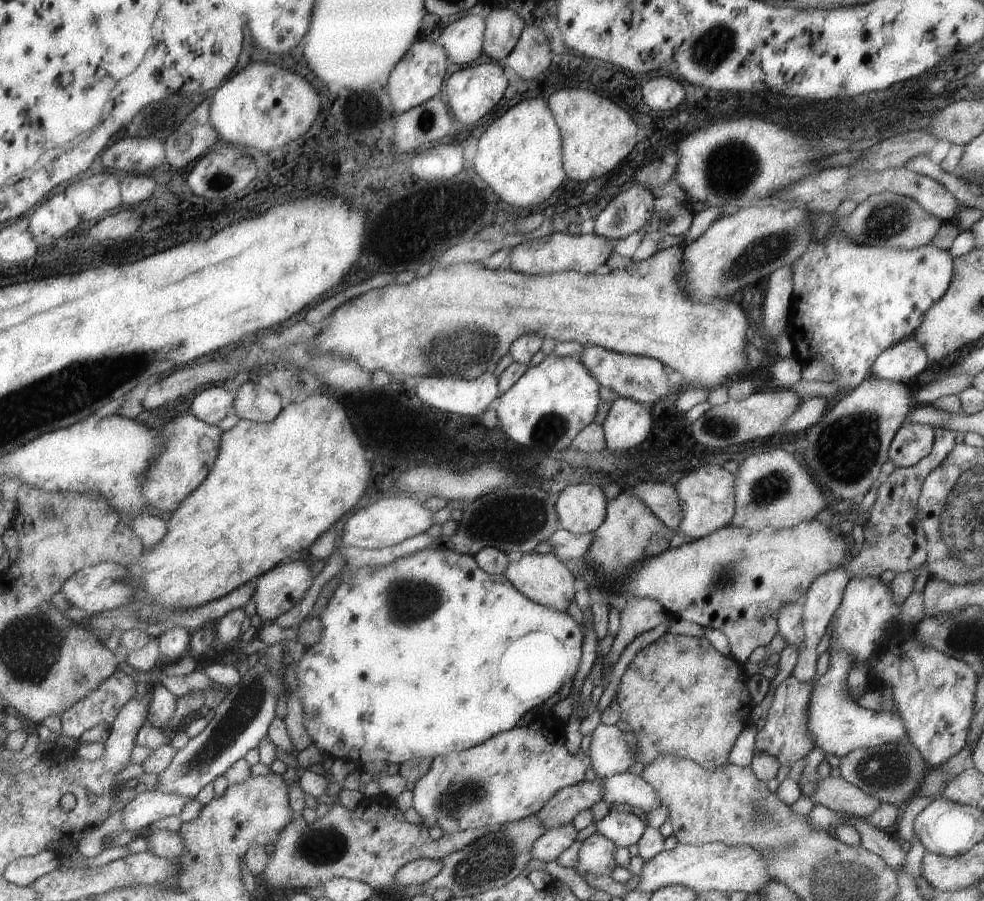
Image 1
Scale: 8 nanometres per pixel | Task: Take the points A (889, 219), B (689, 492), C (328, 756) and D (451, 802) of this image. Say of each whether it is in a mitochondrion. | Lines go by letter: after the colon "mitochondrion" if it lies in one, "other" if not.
A: mitochondrion
B: other
C: other
D: mitochondrion

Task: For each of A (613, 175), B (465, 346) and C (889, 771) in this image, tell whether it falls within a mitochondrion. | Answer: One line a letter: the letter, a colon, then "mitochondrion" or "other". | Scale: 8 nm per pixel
A: other
B: mitochondrion
C: mitochondrion

